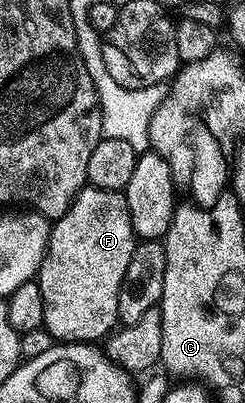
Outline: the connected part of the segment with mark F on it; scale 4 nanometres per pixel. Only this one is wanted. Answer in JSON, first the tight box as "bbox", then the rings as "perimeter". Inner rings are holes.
{"bbox":[37,185,136,344],"perimeter":[[[90,185],[82,187],[75,194],[67,212],[51,223],[51,236],[39,266],[37,282],[45,301],[43,327],[56,341],[94,344],[99,341],[95,339],[102,340],[112,334],[113,328],[119,323],[117,293],[121,293],[121,281],[125,277],[125,268],[129,266],[129,257],[133,257],[136,242],[127,196],[122,191],[97,189]]]}

